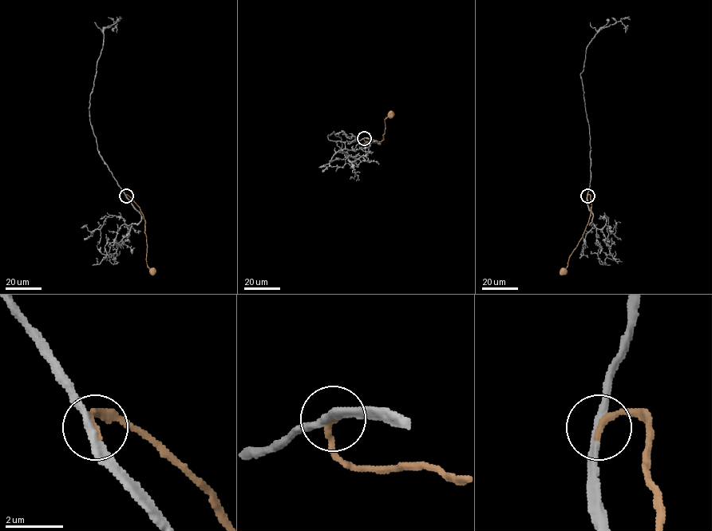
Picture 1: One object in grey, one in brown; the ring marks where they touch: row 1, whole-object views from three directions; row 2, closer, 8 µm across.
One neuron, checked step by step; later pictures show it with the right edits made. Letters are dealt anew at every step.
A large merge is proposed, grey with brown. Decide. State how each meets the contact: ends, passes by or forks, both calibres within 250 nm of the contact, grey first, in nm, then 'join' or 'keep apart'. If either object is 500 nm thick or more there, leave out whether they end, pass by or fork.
grey passes by; brown ends there; 280 nm thick on the grey side, 260 nm on the other; join

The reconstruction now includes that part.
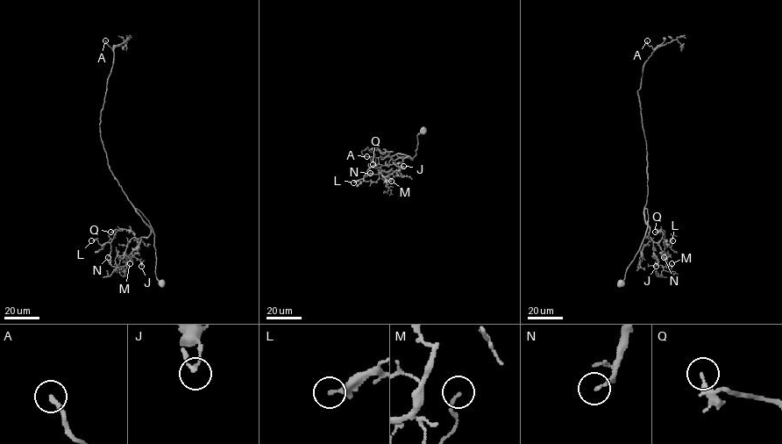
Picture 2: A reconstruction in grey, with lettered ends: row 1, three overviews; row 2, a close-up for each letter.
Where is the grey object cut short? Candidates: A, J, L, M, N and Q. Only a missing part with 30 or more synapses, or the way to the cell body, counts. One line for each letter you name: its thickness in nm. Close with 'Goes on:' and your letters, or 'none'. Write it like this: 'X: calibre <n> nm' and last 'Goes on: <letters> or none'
A: calibre 190 nm
Goes on: A

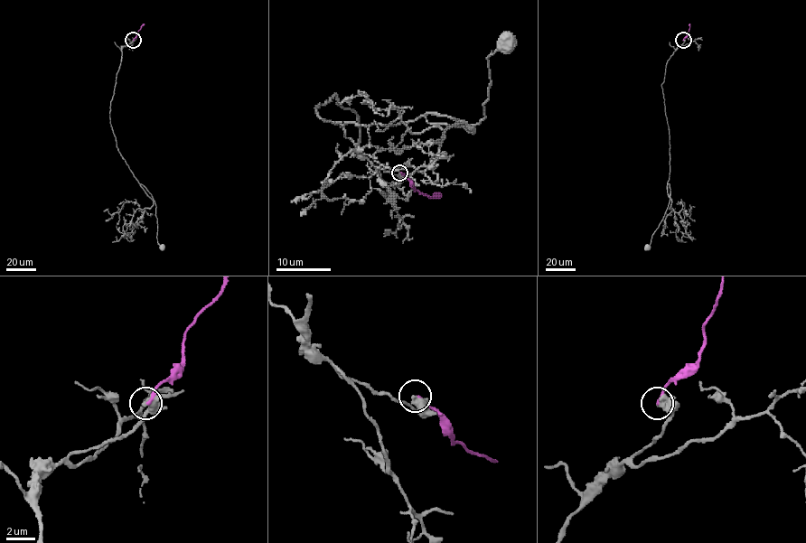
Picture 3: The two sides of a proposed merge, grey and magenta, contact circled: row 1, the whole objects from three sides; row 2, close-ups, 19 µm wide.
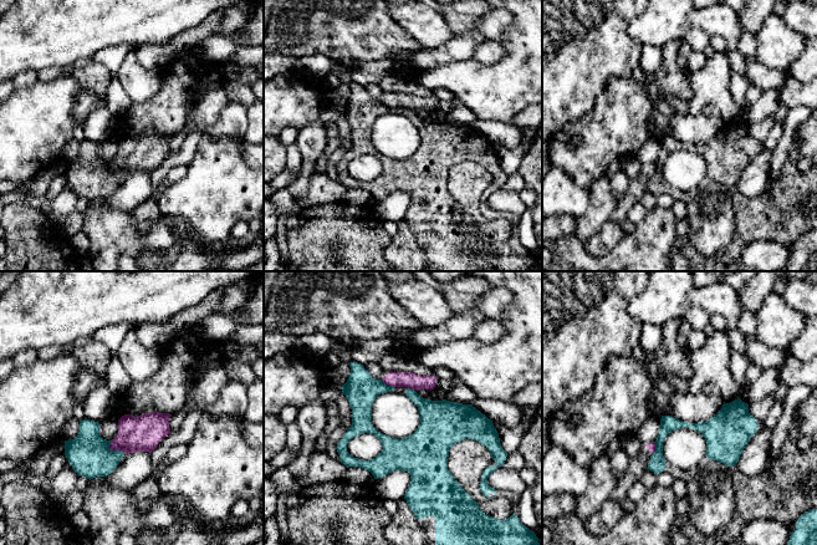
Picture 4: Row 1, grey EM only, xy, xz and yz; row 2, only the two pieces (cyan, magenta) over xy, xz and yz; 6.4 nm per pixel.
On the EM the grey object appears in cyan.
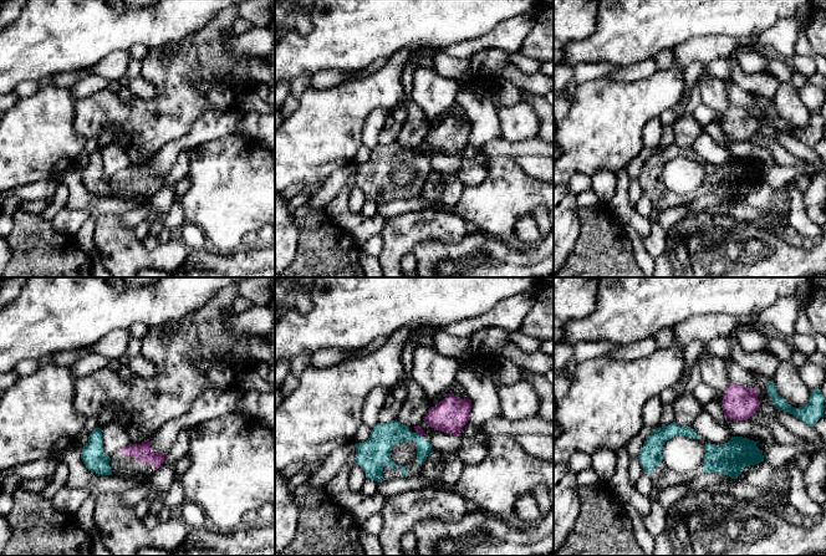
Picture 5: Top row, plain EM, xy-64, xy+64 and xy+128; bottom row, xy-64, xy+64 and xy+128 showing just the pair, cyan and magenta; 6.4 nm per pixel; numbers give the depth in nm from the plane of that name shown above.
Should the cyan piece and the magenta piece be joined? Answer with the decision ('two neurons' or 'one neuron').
two neurons

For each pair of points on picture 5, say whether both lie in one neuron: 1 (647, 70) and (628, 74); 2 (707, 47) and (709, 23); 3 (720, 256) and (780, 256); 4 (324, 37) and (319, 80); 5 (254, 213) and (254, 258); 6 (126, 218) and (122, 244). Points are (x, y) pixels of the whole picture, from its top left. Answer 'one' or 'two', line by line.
1: one
2: two
3: one
4: two
5: two
6: two

